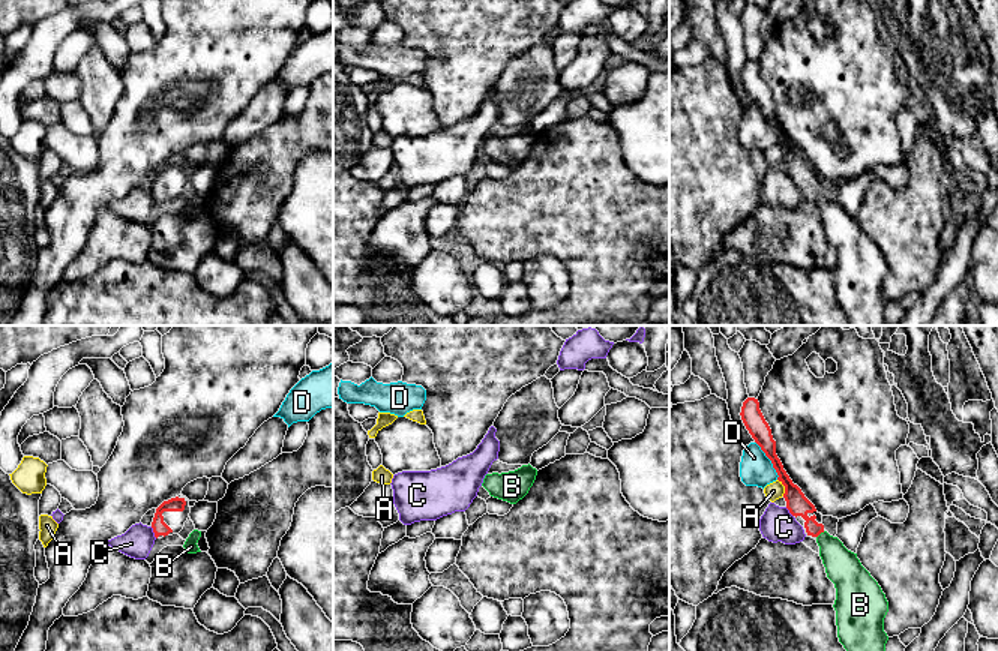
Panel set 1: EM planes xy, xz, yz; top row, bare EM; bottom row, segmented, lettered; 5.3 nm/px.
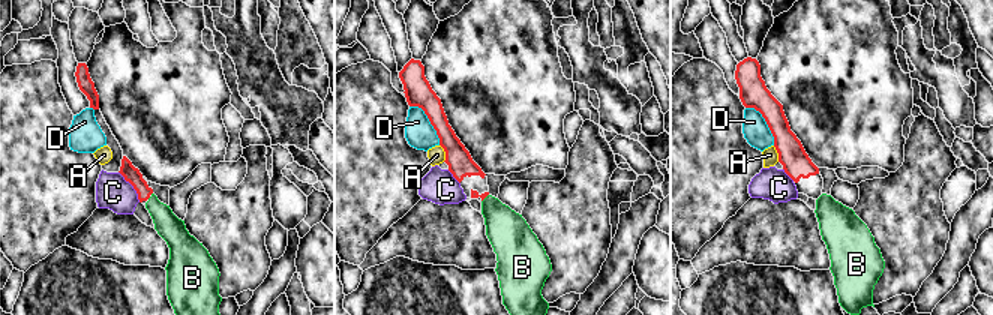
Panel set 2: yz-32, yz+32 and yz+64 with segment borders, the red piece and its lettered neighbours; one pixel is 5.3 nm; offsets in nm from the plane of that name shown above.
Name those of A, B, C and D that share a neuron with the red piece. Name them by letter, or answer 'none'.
B

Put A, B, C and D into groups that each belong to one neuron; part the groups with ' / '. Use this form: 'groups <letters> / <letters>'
groups A / B / C / D

